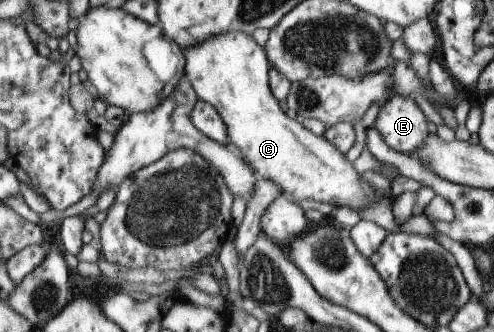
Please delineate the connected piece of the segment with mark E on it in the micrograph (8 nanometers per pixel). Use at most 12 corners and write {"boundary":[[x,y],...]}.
{"boundary":[[413,98],[381,103],[374,125],[389,147],[409,155],[429,137]]}

